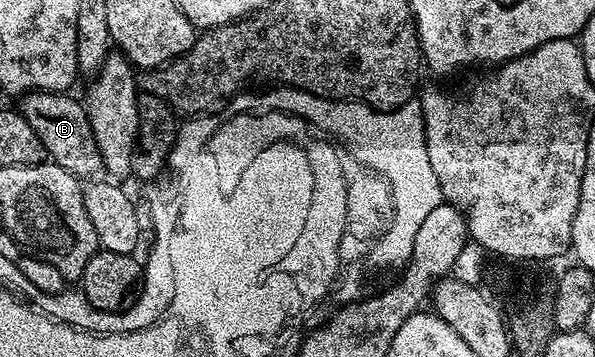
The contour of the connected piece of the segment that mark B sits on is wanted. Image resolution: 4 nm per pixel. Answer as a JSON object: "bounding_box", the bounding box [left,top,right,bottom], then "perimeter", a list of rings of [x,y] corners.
{"bounding_box":[19,90,103,178],"perimeter":[[[34,90],[24,93],[20,97],[19,111],[23,118],[27,118],[27,122],[31,122],[31,130],[35,130],[35,134],[39,134],[39,142],[43,142],[46,157],[52,163],[58,164],[72,176],[93,178],[103,168],[99,146],[95,142],[95,134],[91,130],[91,122],[85,112],[84,103],[80,99],[72,100],[71,97],[72,95],[64,92]]]}

